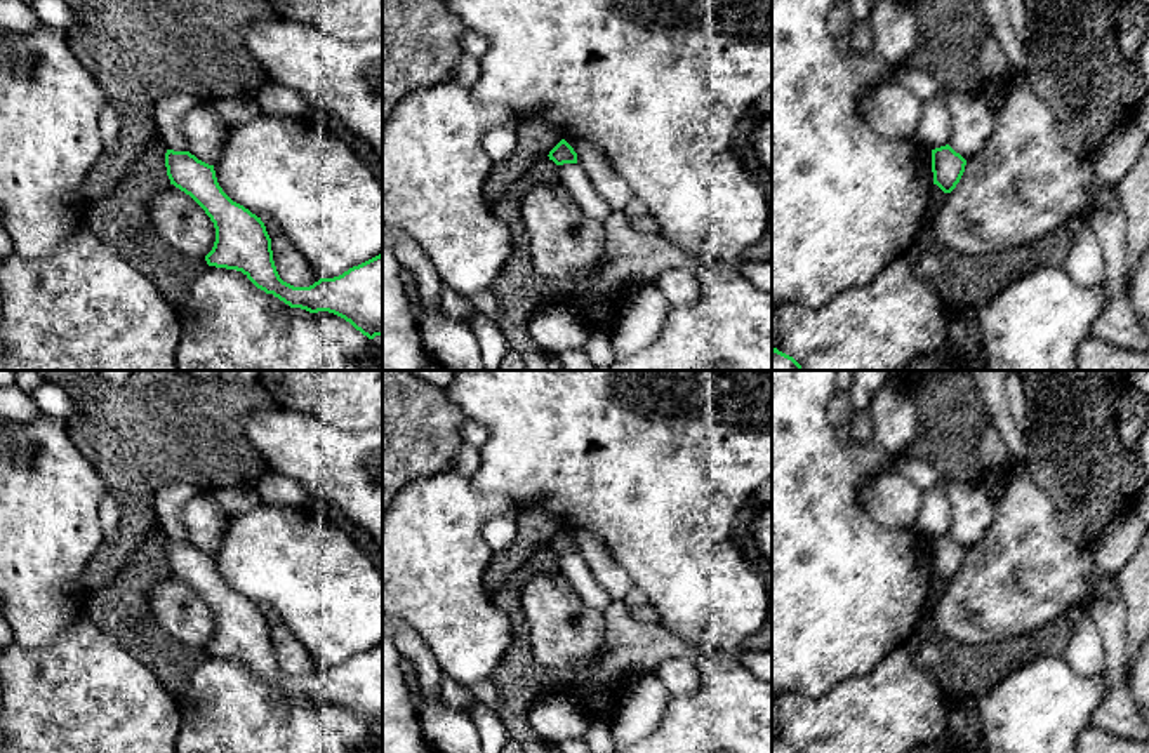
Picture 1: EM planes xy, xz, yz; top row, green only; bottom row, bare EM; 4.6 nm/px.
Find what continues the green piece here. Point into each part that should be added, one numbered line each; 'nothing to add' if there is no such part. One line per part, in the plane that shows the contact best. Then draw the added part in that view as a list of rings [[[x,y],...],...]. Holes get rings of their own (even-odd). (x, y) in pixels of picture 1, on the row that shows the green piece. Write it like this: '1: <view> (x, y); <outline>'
nothing to add

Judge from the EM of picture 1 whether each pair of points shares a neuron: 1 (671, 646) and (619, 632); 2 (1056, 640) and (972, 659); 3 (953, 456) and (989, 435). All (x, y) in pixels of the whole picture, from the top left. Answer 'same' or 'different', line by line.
1: same
2: same
3: different

